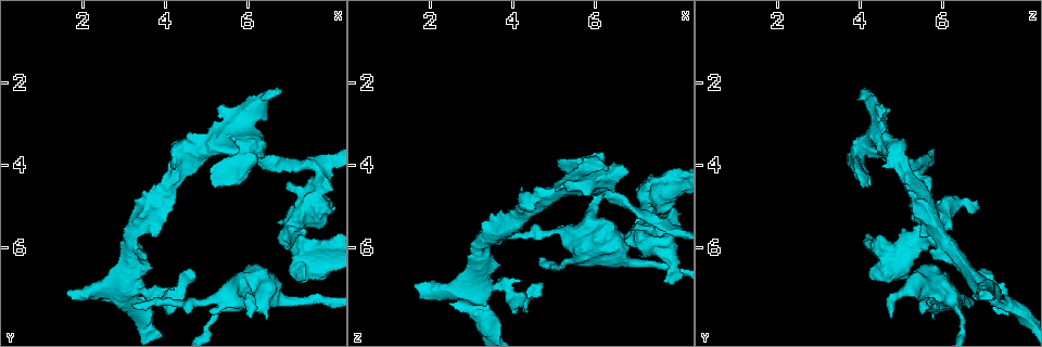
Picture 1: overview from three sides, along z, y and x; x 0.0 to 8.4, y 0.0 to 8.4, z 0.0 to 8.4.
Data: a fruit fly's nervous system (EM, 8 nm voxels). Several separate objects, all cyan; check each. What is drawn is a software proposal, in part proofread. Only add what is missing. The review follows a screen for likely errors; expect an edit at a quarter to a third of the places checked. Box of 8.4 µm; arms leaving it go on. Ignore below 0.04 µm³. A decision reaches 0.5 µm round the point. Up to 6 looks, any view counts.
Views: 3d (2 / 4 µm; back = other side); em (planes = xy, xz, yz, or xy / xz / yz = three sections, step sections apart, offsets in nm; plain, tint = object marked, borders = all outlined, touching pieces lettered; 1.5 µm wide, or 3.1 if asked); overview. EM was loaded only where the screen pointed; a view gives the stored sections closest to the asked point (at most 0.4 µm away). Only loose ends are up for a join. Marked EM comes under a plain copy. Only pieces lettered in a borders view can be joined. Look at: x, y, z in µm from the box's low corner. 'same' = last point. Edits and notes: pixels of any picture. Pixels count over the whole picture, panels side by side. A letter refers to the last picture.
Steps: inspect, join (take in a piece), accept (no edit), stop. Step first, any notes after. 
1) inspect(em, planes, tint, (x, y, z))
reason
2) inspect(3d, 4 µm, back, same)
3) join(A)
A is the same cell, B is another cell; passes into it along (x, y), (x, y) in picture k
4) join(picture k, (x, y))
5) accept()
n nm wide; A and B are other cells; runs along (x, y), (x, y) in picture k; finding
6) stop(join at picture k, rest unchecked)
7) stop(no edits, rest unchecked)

inspect(em, xz, step 8, borders, (5.80, 4.45, 4.20))
branch stops here

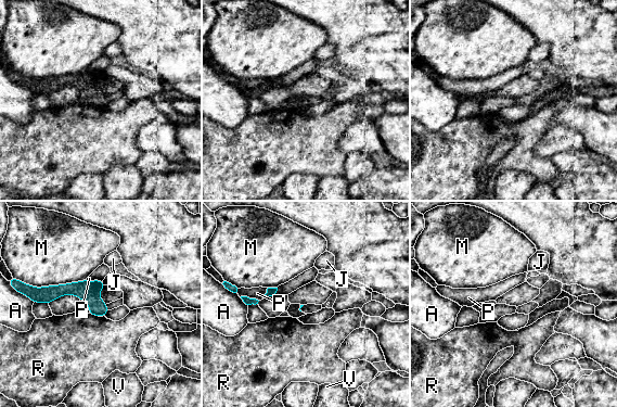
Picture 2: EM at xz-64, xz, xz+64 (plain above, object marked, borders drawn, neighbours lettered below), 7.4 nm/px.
join(P)
P is the same cell, A, J, M, R and V are other cells; passes into it along (248, 301), (249, 297), (257, 293) in picture 2; it goes on there

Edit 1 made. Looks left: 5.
inspect(3d, 4 µm, (3.25, 7.40, 5.75))
tapers out

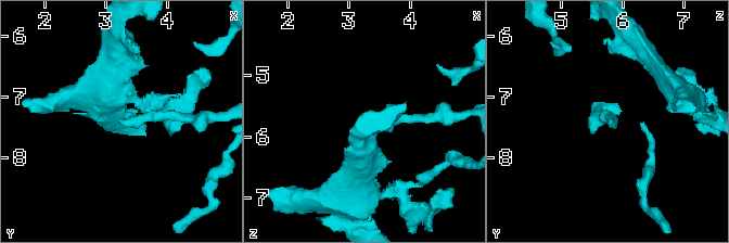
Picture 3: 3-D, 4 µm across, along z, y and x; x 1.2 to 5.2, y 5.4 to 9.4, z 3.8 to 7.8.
inspect(em, planes, borders, (3.20, 7.40, 5.80))
shape alone is not enough

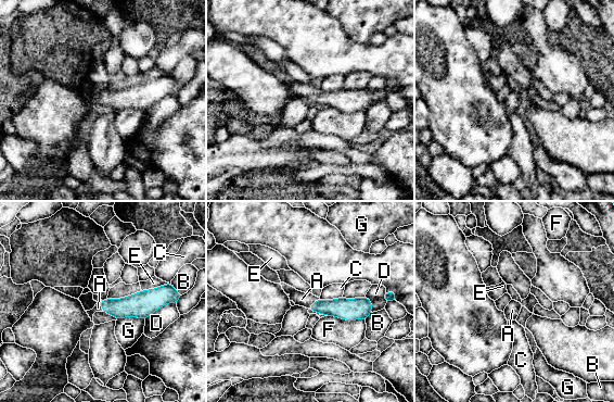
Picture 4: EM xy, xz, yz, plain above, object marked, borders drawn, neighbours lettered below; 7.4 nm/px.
join(A)
F touches over 300 nm; A is the same cell, B, C, D, E, F and G are other cells; passes into it along (345, 309), (312, 303), (302, 299) in picture 4; it goes on there

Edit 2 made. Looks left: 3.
inspect(overview)
see it whole again

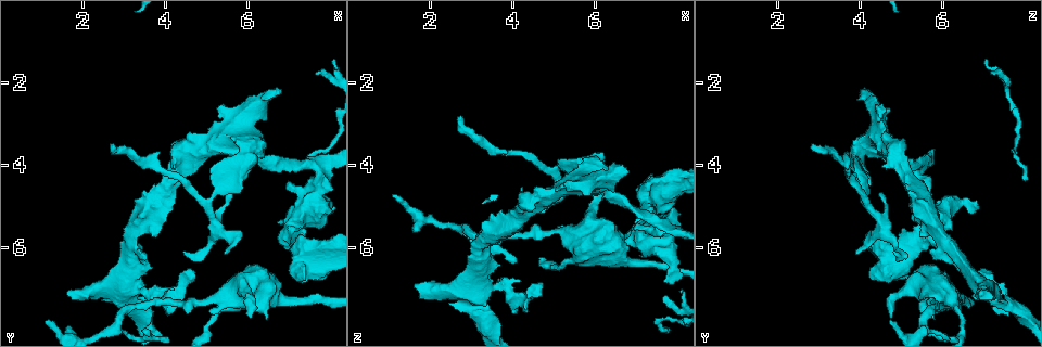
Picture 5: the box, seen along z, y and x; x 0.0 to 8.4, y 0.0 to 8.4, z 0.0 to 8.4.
inspect(em, xy, step 4, tint, (5.50, 6.15, 3.95))
branch stops here

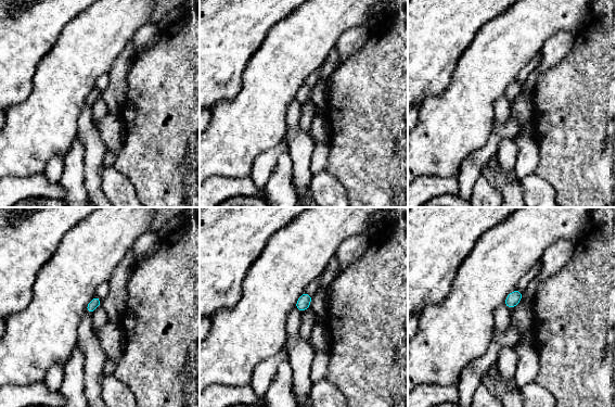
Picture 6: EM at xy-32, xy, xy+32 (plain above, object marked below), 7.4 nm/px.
inspect(em, planes, borders, same)

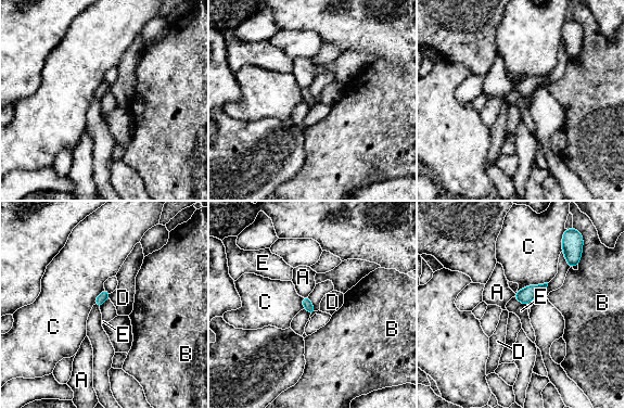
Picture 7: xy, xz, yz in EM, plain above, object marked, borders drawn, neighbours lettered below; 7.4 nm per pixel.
accept()
A, B, C, D and E are other cells; border along (307, 296), (317, 310) in picture 7; none of them fits

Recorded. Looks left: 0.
stop(join at picture 2, join at picture 4, rest unchecked)

